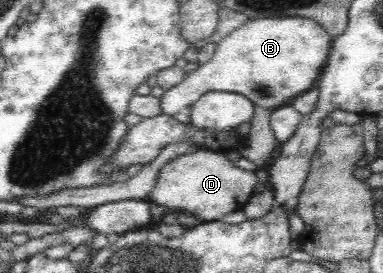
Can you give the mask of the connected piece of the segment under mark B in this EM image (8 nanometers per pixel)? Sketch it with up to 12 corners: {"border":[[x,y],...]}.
{"border":[[308,18],[249,19],[161,98],[255,106],[312,89],[334,38]]}

